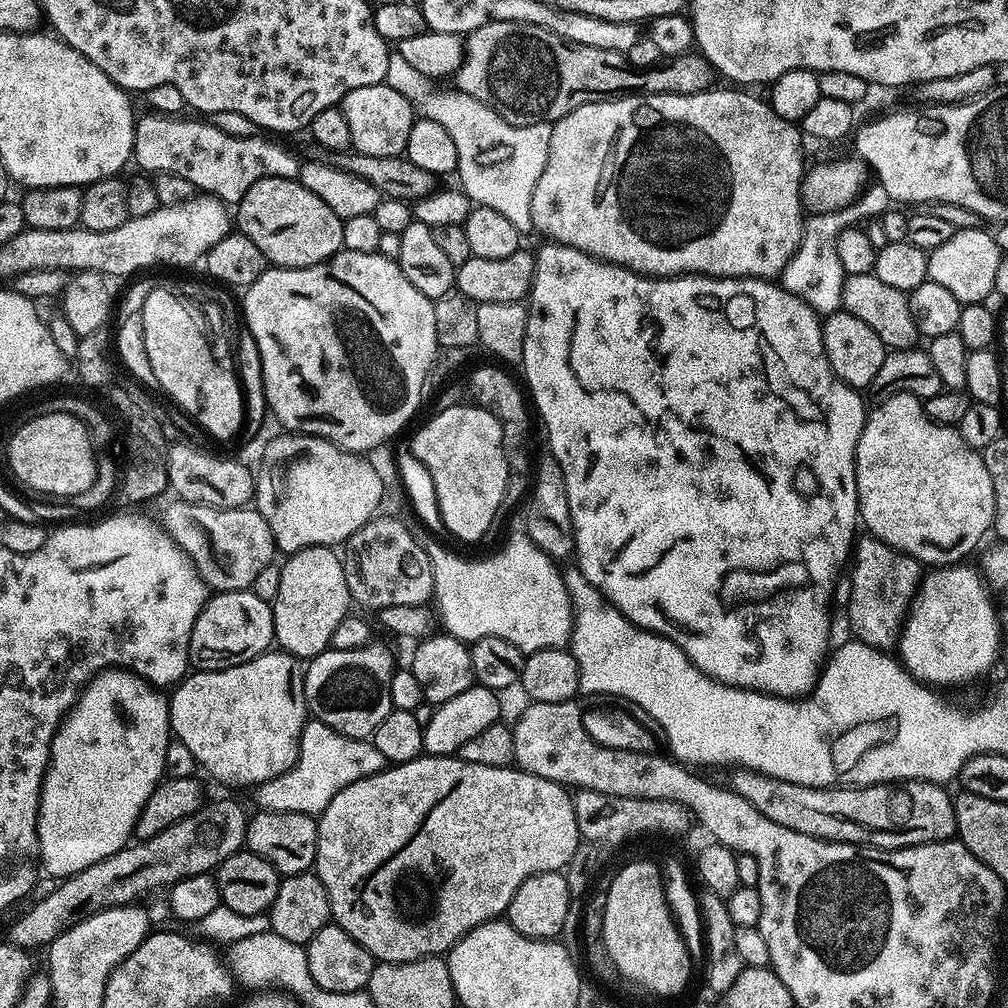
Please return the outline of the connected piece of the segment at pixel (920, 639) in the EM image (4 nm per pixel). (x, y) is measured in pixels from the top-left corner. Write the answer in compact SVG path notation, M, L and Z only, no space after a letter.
M968 562L936 566L921 575L920 584L908 605L908 615L904 617L898 637L898 659L904 665L904 671L919 684L940 690L952 688L955 684L968 684L986 675L995 666L1000 656L1000 627L1002 621L993 593L979 567L971 568Z

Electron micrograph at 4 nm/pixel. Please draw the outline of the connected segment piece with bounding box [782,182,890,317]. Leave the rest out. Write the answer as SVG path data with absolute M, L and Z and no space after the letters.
M872 182L844 208L836 212L817 212L809 215L804 222L804 233L798 250L782 273L782 287L790 294L805 300L821 317L841 311L845 275L842 262L838 258L838 236L847 228L859 225L869 218L879 217L887 212L889 207L890 197L884 187L878 182Z

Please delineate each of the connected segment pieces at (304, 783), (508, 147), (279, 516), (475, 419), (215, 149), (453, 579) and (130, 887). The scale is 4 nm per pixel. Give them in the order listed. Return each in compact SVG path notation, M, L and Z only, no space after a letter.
M312 718L305 723L300 735L300 749L294 766L278 774L278 778L255 785L255 807L266 812L297 812L319 817L326 806L330 806L334 794L346 790L346 786L362 778L370 778L384 771L385 767L386 762L371 739L359 740L346 734L338 734L338 730Z
M398 50L388 53L384 83L403 94L423 119L438 122L438 126L450 133L458 154L458 184L473 205L498 210L498 214L508 219L521 234L531 233L530 202L534 198L534 186L538 186L542 170L546 170L552 124L514 126L503 120L493 108L462 91L436 92L430 89L433 87L425 76L403 61Z
M283 434L276 436L264 448L260 469L254 472L254 507L266 518L270 534L281 553L291 554L319 544L340 546L353 536L361 526L377 515L376 507L384 496L384 484L374 465L363 455L348 452L323 440L321 436Z
M475 403L456 404L453 408L444 408L437 416L432 416L416 433L412 436L412 444L410 451L416 456L418 462L422 462L422 466L426 466L426 470L430 472L430 476L434 482L434 490L437 494L438 510L441 511L442 522L447 528L449 537L457 536L460 540L480 540L488 532L488 527L496 520L496 515L500 512L500 503L504 500L504 495L508 492L508 475L510 469L508 466L508 455L504 452L504 425L501 424L499 418L493 412L488 412L485 408L477 406Z
M152 112L149 116L141 115L136 122L132 155L134 164L144 174L178 174L186 178L197 193L215 197L228 206L235 206L262 178L297 179L301 161L288 148L279 144L279 139L269 138L264 134L235 136L218 130L207 119L187 120L184 116L159 116Z
M518 528L498 552L482 560L460 558L442 546L441 541L423 535L419 535L417 540L430 558L435 611L447 635L468 644L483 637L500 637L517 646L525 655L542 649L565 647L571 641L574 611L563 573L559 567L556 568L557 563L533 543L526 531Z
M232 800L205 803L194 814L154 834L154 838L129 843L110 858L102 858L102 862L94 862L94 866L86 866L86 870L61 879L57 883L60 885L49 896L30 905L9 926L7 939L25 950L44 950L81 917L139 901L139 896L155 888L167 889L182 878L211 873L226 858L245 847L249 819L249 813L244 813L243 806Z

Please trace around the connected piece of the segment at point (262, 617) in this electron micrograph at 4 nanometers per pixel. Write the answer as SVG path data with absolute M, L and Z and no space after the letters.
M250 590L216 592L209 595L194 622L188 643L188 663L201 672L213 672L250 662L273 647L273 630L269 601L258 598Z

